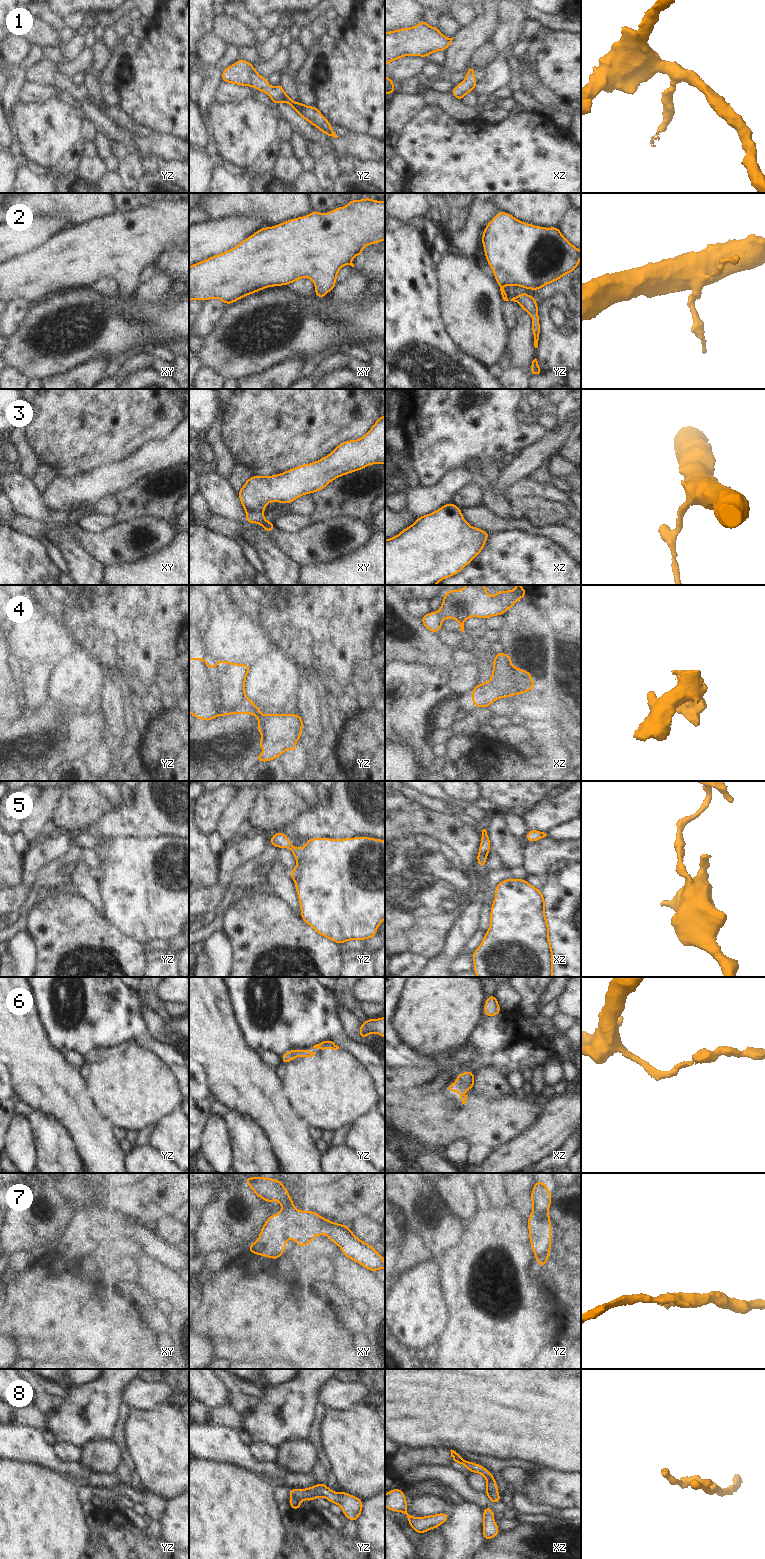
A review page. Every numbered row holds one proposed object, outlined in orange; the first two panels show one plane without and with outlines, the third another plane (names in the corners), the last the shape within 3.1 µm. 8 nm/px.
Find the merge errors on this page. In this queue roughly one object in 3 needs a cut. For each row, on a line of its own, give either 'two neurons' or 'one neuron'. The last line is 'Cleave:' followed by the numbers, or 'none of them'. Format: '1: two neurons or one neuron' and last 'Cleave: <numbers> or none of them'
1: one neuron
2: one neuron
3: one neuron
4: two neurons
5: one neuron
6: one neuron
7: one neuron
8: two neurons
Cleave: 4, 8

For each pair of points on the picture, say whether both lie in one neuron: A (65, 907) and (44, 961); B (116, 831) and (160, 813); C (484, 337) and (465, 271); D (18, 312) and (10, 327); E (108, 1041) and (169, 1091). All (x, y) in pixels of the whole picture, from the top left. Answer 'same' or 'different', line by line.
A: same
B: same
C: same
D: same
E: different

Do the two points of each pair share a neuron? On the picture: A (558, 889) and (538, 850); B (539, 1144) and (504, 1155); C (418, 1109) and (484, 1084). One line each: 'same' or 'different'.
A: different
B: same
C: different

